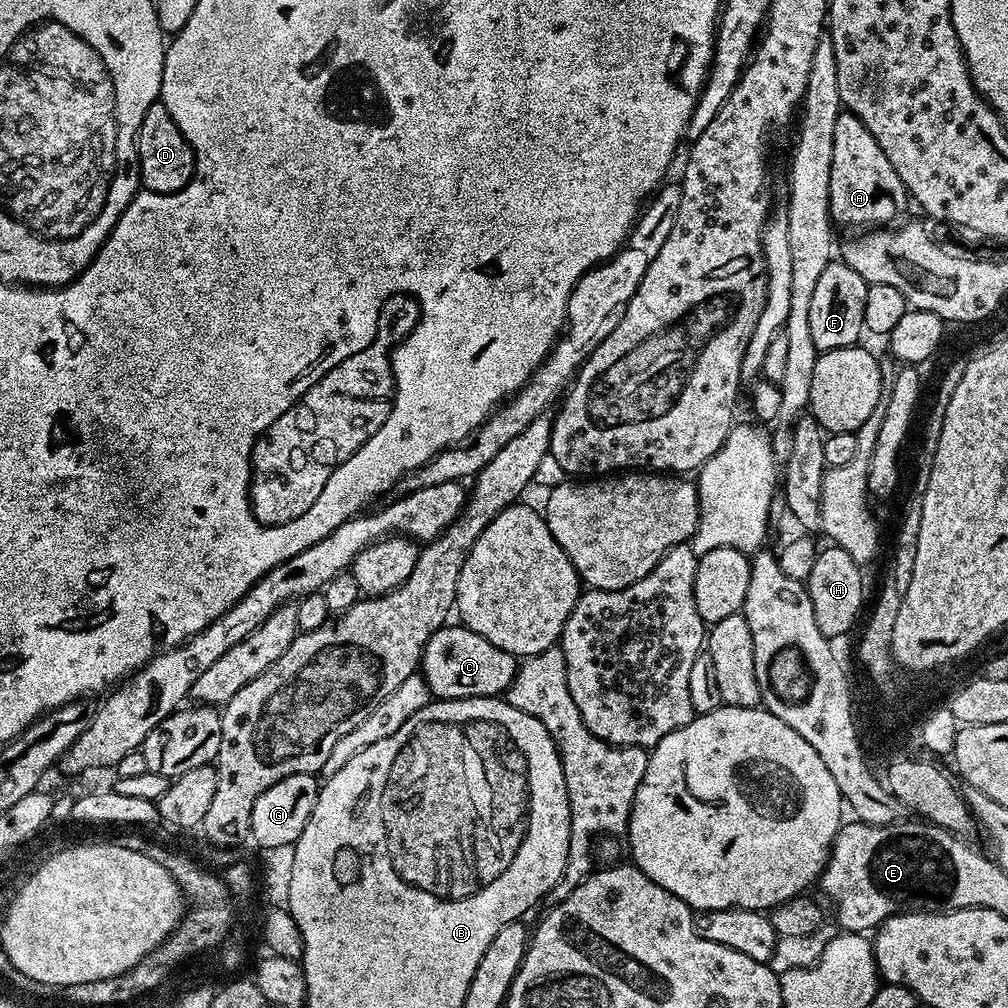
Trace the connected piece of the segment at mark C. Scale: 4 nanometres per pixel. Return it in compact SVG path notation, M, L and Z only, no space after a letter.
M449 623L440 628L424 644L424 654L420 657L418 668L423 675L424 683L428 685L429 693L438 700L461 700L471 696L499 697L501 694L507 693L512 679L516 676L517 657L513 656L511 652L494 646L494 642L482 638L482 634L465 628L463 623L455 623Z

